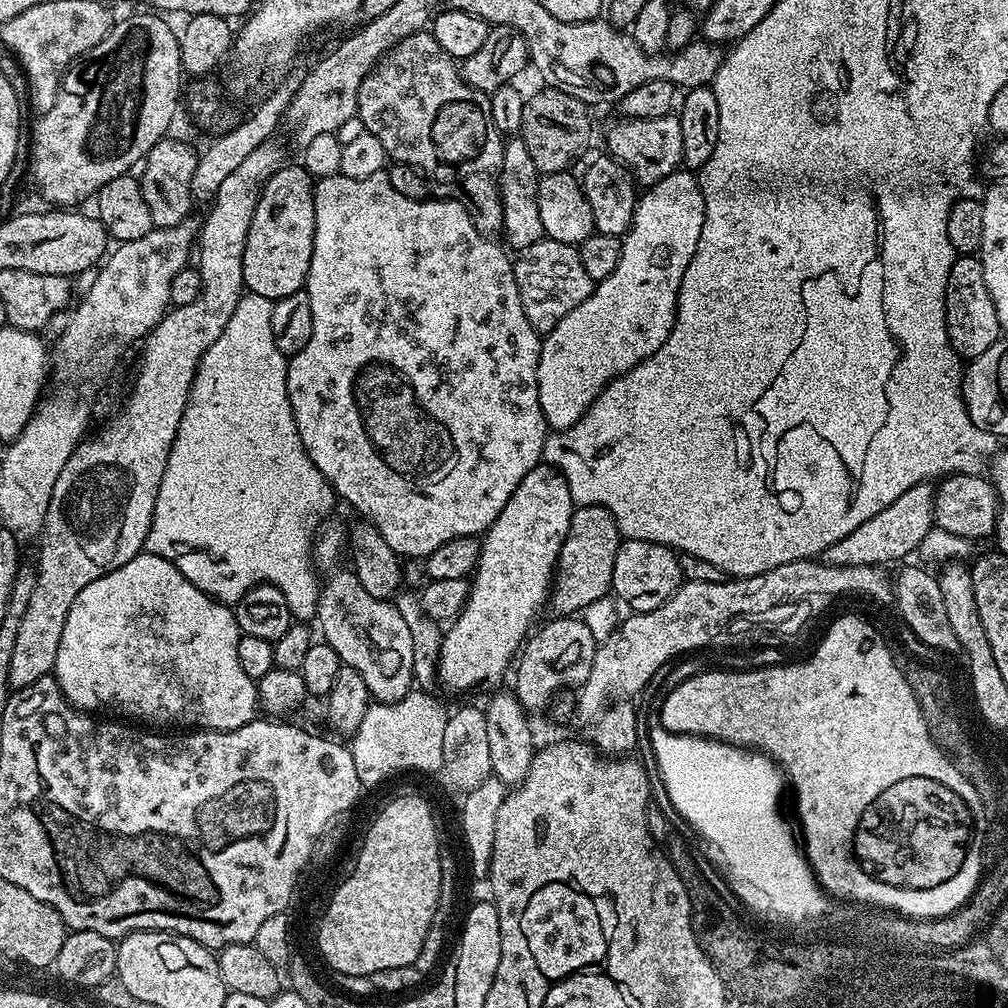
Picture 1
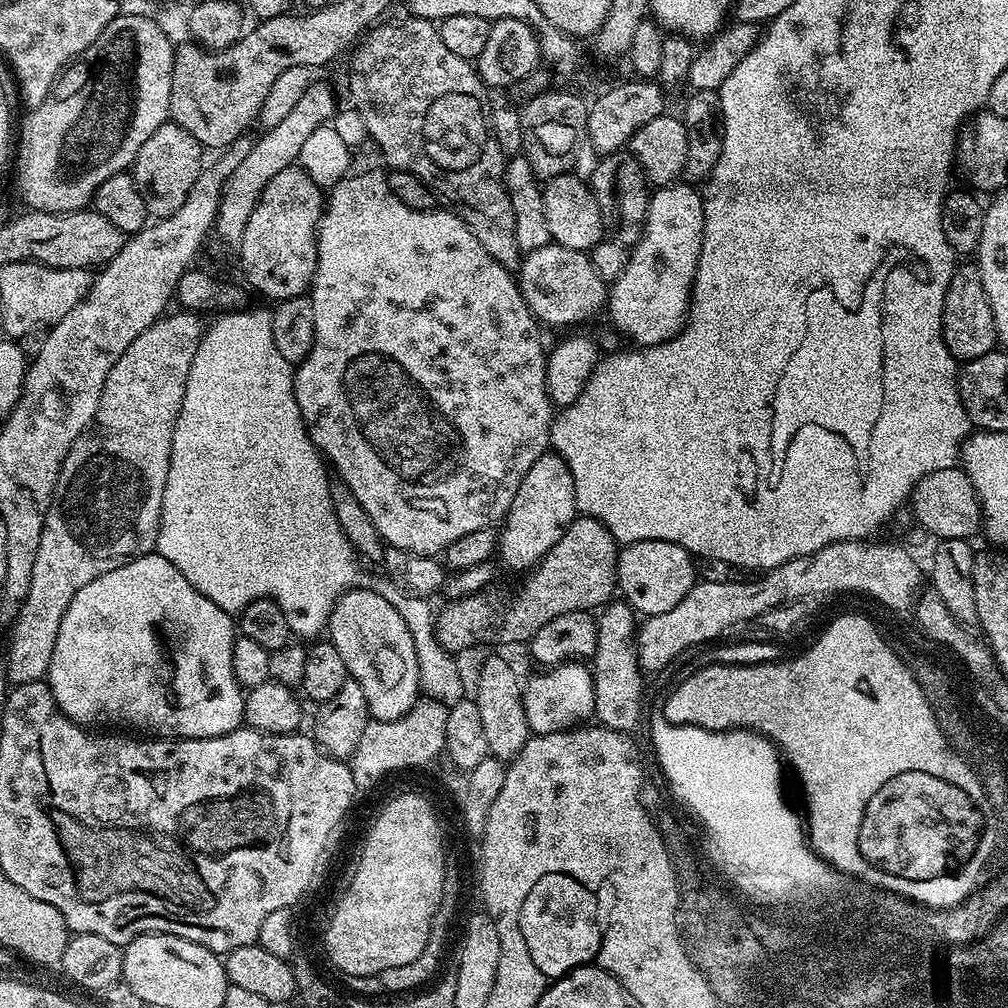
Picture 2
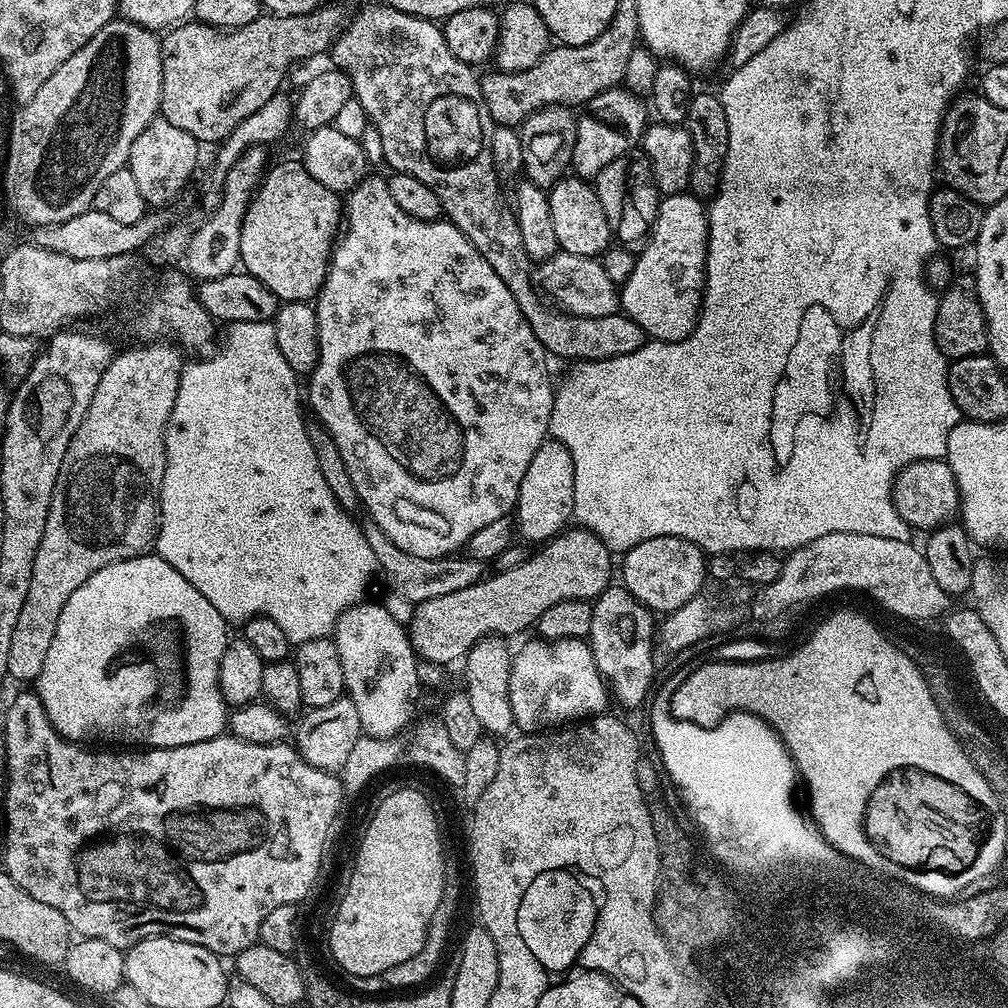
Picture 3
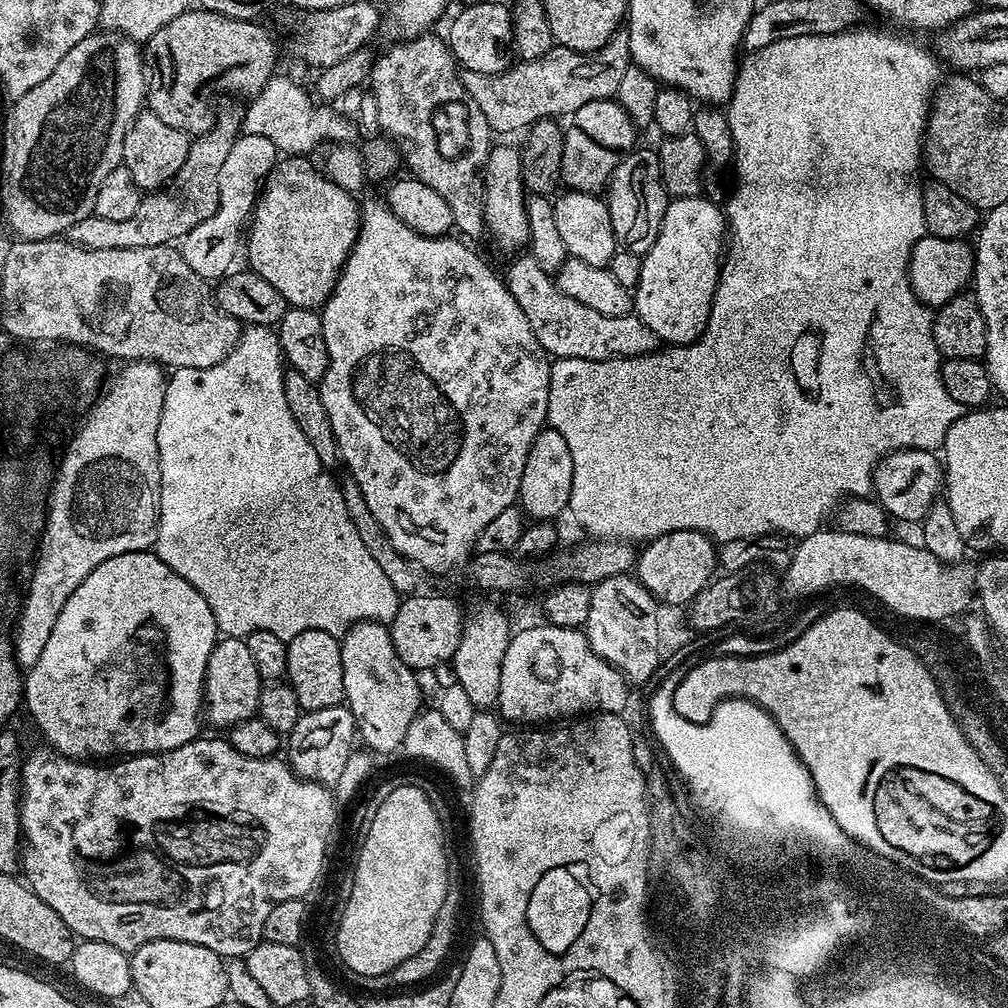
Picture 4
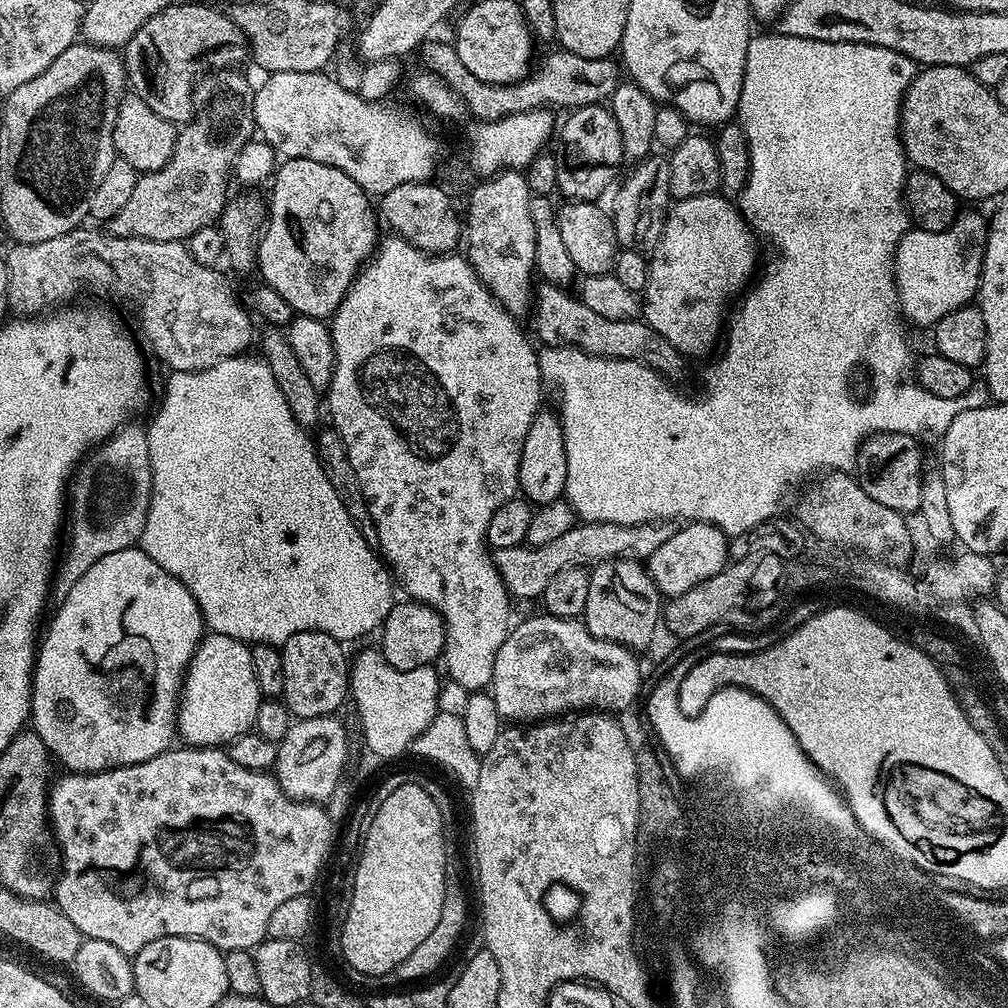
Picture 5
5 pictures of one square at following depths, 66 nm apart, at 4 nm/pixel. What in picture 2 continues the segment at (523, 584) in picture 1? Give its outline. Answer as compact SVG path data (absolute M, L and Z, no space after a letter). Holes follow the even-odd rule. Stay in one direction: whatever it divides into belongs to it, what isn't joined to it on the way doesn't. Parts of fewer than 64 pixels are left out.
M555 451L544 452L542 458L530 466L526 478L522 478L522 486L518 486L518 494L514 494L514 502L510 502L510 510L502 521L504 529L501 527L498 532L498 560L519 574L527 573L551 550L554 542L562 538L577 515L570 466L566 466Z

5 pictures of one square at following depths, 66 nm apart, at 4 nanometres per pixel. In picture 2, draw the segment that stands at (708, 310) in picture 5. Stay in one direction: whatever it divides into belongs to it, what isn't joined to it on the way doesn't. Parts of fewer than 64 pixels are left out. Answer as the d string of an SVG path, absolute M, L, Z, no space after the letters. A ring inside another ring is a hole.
M673 182L657 187L651 193L642 231L644 233L636 248L634 244L631 249L626 270L622 270L618 279L611 281L606 313L612 319L613 326L633 340L633 345L649 348L663 340L673 340L684 329L684 322L688 318L688 304L692 301L692 283L704 233L704 201L701 193L687 182Z

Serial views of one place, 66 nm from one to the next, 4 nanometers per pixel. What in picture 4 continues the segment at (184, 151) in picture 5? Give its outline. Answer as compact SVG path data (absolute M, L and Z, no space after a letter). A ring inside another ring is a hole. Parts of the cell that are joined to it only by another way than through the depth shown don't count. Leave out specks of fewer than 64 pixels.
M238 107L216 112L212 129L203 136L197 136L188 145L186 162L182 170L173 178L171 184L165 184L159 190L141 195L138 210L122 222L110 222L99 218L89 218L78 225L79 243L85 248L110 250L111 248L141 248L142 246L171 245L180 242L188 231L205 222L218 208L218 178L222 162L229 157L230 148L242 132L242 112Z

